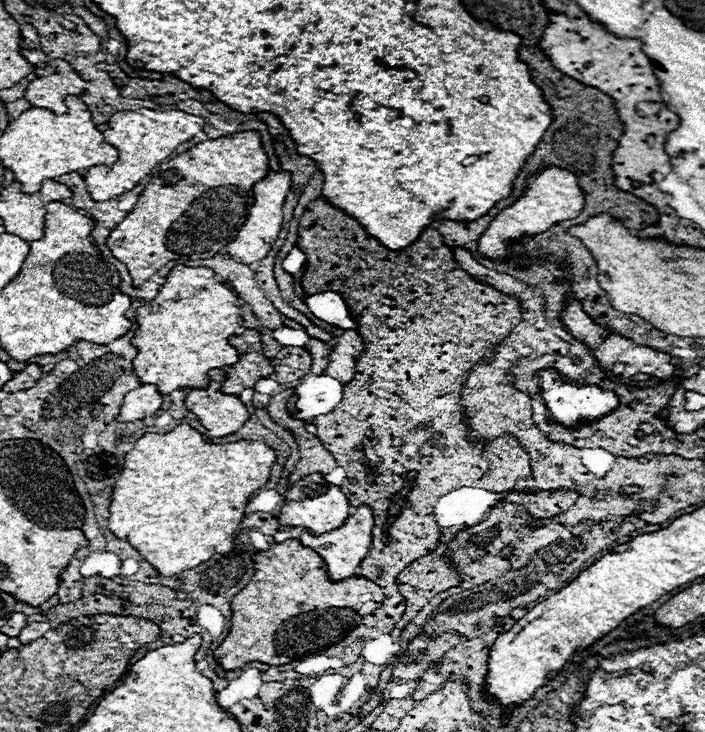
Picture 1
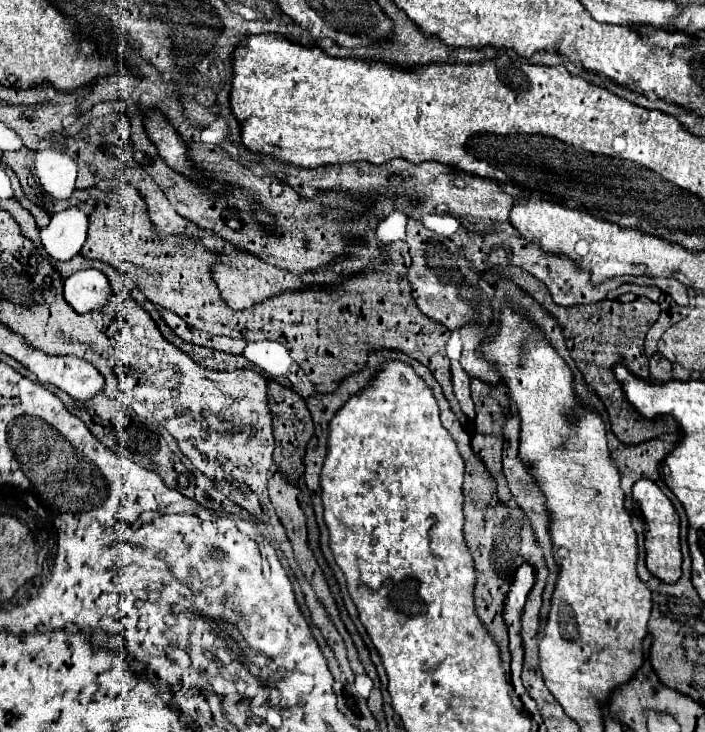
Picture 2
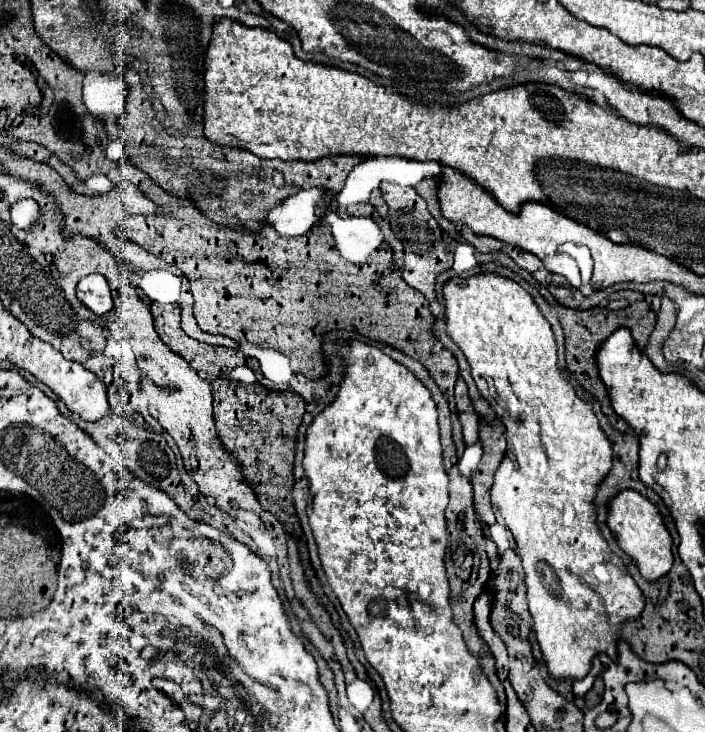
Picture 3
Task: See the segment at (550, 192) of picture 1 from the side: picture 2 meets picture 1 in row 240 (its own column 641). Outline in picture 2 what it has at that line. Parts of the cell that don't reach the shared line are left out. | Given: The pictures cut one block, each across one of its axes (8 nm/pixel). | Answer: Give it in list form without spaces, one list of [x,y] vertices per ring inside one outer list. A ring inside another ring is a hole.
[[[638,480],[634,484],[634,500],[638,500],[640,510],[644,514],[646,524],[646,560],[650,562],[650,574],[662,582],[674,584],[680,578],[680,516],[668,496],[652,482],[652,480]]]

